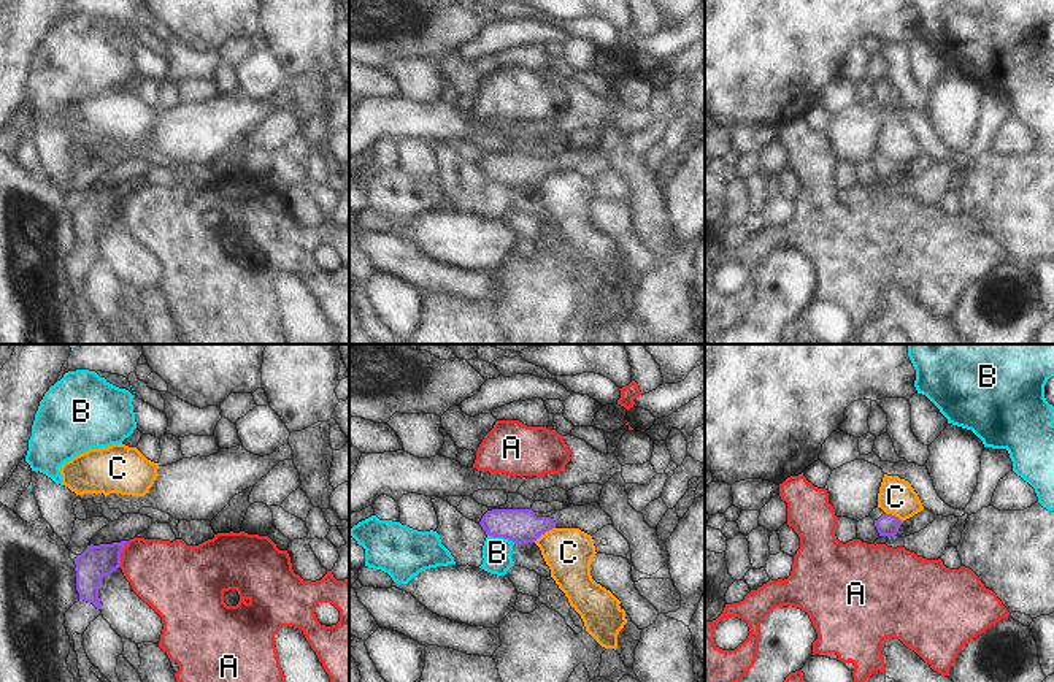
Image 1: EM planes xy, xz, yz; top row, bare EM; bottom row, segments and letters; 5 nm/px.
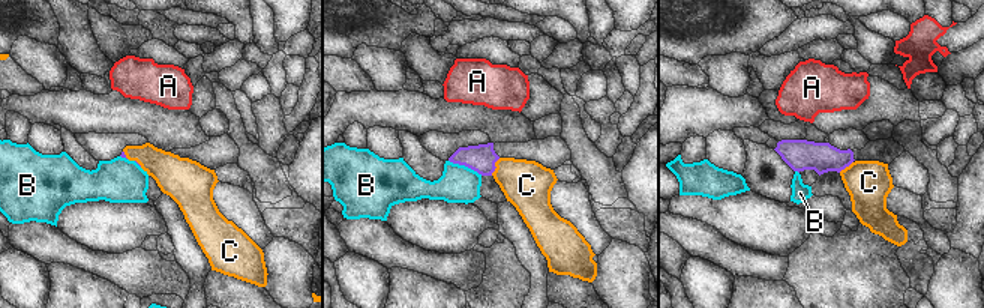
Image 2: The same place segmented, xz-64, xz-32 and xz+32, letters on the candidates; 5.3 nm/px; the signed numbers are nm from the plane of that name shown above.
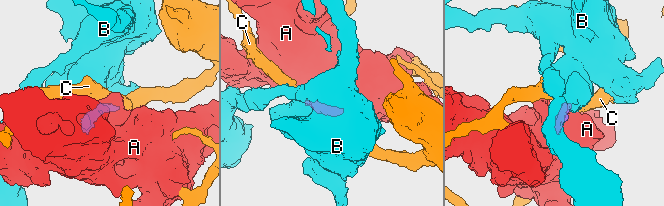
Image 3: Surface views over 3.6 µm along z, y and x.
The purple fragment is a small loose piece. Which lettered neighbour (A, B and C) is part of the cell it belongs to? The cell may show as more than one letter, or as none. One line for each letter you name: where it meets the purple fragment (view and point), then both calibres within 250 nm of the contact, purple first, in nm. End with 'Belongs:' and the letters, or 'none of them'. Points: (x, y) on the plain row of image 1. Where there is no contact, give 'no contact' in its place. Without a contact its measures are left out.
Belongs: none of them

